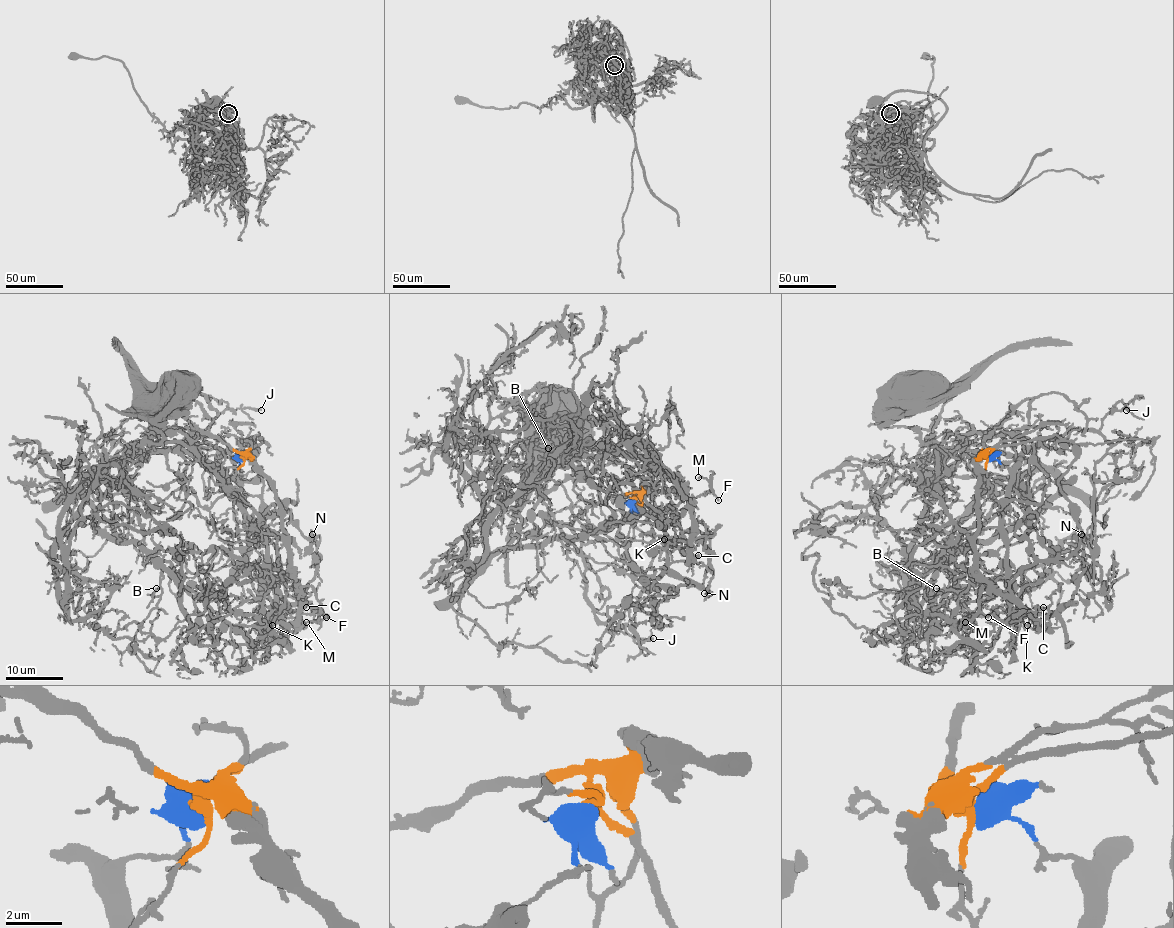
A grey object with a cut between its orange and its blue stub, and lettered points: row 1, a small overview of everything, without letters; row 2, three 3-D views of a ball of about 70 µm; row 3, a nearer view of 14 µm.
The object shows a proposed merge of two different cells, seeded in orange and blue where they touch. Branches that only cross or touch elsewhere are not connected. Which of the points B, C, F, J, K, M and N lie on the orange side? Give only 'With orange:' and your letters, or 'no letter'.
With orange: C, F, M, N

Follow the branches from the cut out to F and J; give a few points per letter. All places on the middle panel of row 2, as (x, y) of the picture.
F: (632, 499), (642, 489), (674, 489), (678, 486), (691, 498), (711, 491), (718, 501)
J: (632, 501), (628, 515), (614, 524), (585, 531), (574, 545), (585, 567), (587, 601), (632, 637), (652, 638)

